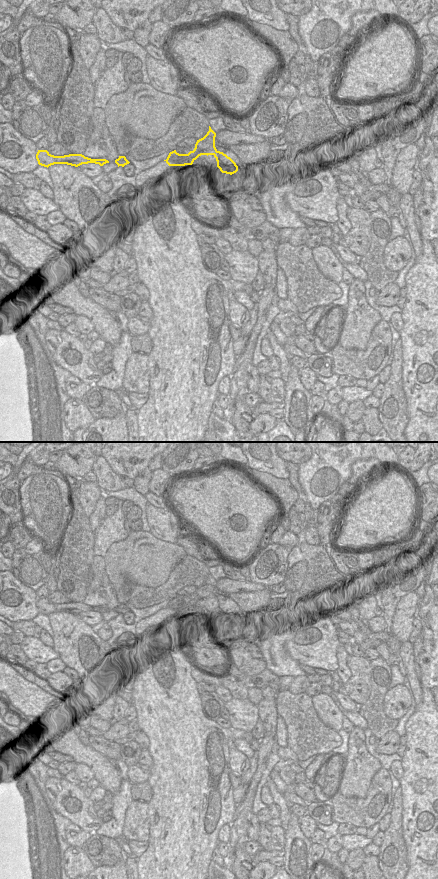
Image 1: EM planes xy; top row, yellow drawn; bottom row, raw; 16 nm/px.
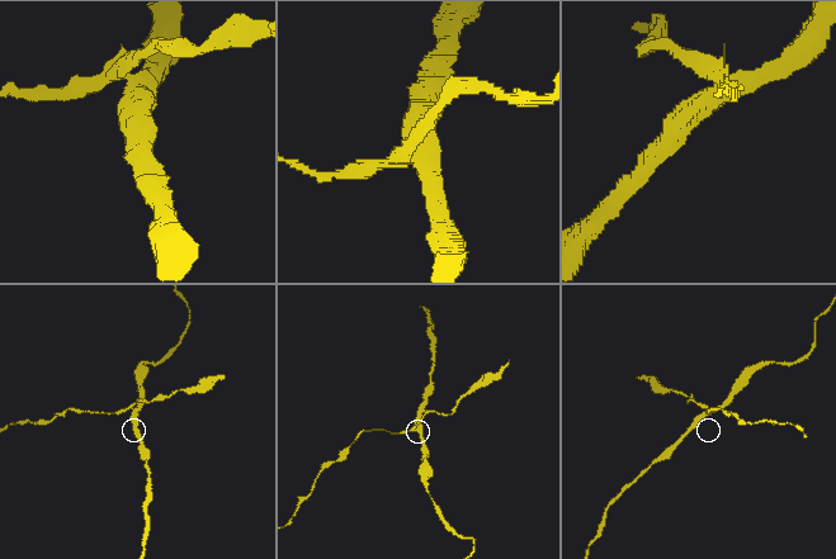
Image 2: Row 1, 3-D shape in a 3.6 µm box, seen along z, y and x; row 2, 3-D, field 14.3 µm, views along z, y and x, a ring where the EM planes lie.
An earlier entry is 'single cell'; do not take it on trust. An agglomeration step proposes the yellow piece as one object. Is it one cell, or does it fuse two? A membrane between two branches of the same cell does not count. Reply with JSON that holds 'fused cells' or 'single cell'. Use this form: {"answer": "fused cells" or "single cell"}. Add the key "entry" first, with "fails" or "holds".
{"entry": "fails", "answer": "fused cells"}

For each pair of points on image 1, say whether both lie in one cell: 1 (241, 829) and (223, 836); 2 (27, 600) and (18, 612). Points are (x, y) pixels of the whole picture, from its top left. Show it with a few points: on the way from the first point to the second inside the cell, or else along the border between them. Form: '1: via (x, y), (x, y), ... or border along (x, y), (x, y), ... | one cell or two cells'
1: border along (231, 824), (227, 843) | two cells
2: via (24, 603), (18, 609) | one cell

